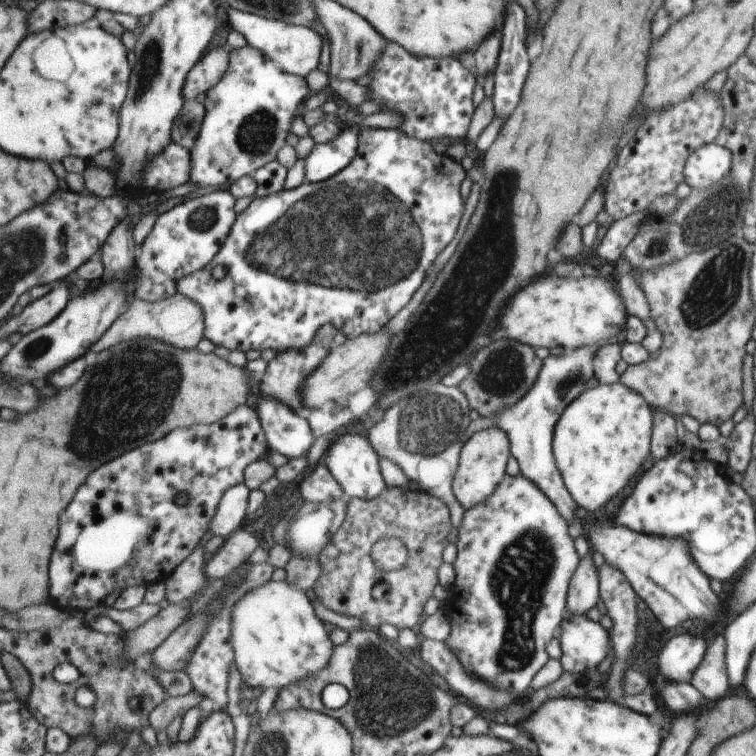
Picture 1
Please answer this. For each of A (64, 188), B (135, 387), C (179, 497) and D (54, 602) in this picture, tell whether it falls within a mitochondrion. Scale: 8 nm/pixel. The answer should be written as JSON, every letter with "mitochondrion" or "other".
{"A":"other","B":"mitochondrion","C":"other","D":"other"}

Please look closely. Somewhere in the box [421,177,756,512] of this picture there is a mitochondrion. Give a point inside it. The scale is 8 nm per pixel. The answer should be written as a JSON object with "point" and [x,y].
{"point":[716,288]}

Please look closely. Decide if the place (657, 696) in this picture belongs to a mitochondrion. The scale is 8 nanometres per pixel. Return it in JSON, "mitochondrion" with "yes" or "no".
{"mitochondrion":"no"}

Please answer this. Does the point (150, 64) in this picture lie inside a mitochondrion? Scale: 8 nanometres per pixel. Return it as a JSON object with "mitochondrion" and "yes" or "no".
{"mitochondrion":"yes"}

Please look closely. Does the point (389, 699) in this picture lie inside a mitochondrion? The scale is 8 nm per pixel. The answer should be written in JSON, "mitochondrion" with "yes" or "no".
{"mitochondrion":"yes"}

